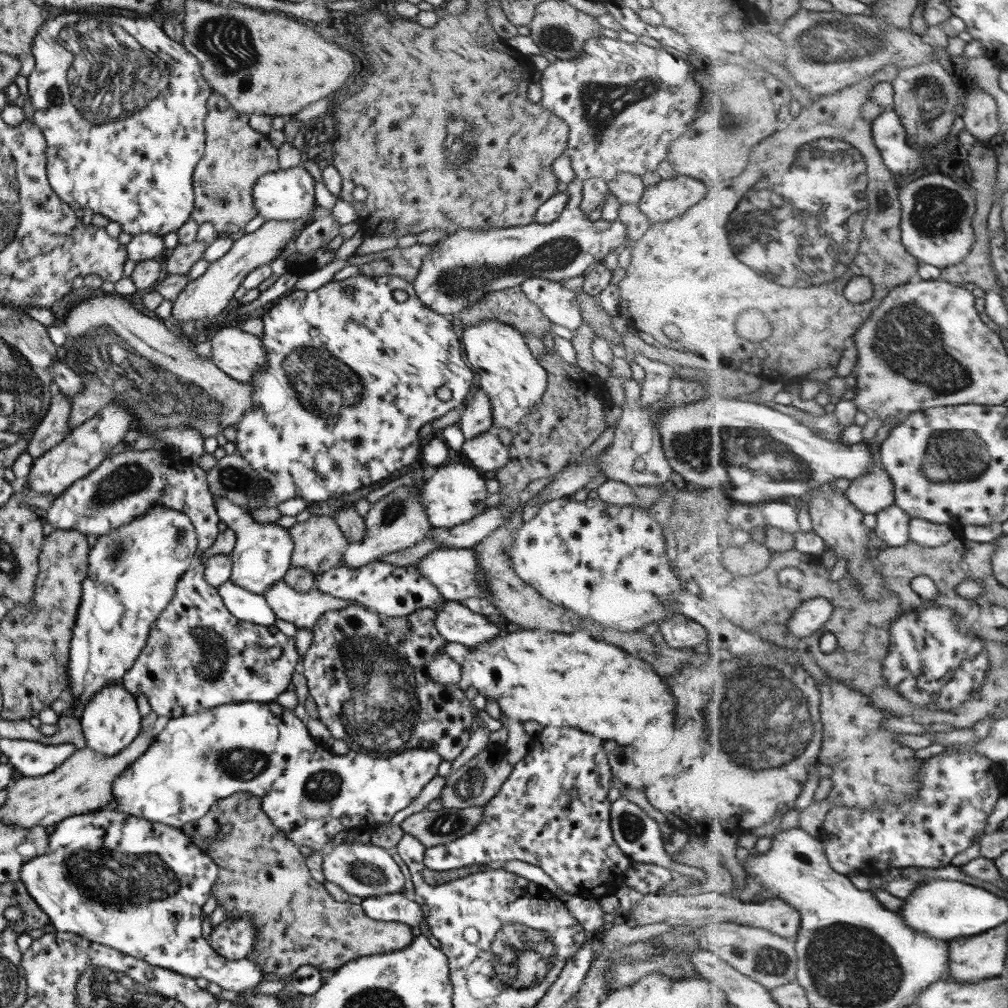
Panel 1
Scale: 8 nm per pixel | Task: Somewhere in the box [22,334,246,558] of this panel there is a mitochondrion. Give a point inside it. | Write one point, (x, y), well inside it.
(130, 478)

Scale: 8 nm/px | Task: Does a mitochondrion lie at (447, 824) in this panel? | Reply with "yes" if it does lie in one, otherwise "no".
yes

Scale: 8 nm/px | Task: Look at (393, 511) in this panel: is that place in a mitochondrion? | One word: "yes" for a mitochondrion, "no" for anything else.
yes

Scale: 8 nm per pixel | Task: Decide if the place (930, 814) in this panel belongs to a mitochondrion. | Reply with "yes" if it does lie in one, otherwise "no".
no

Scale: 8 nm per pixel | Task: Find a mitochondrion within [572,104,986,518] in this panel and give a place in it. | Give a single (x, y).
(770, 248)

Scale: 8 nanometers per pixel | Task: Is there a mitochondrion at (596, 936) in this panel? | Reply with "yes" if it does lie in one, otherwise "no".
no

